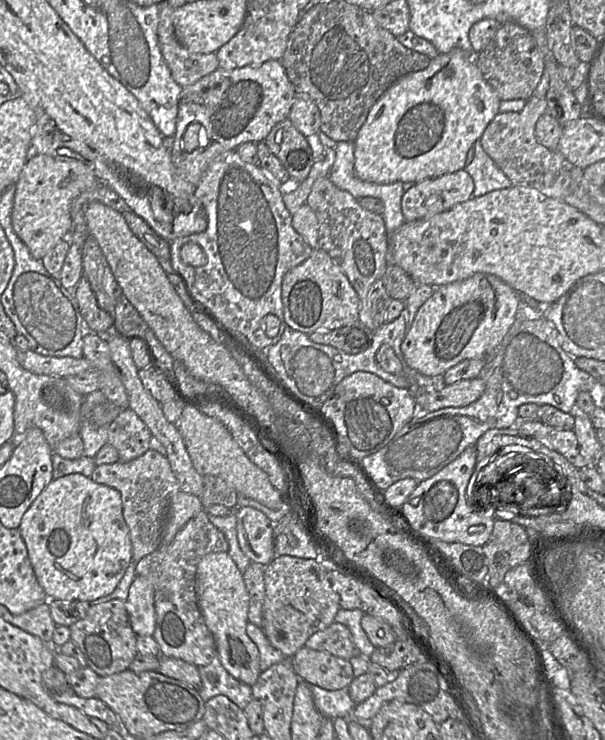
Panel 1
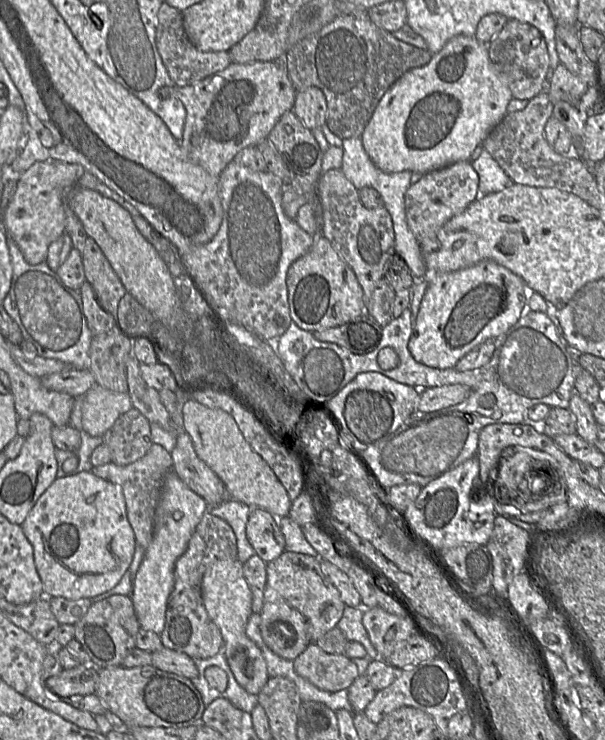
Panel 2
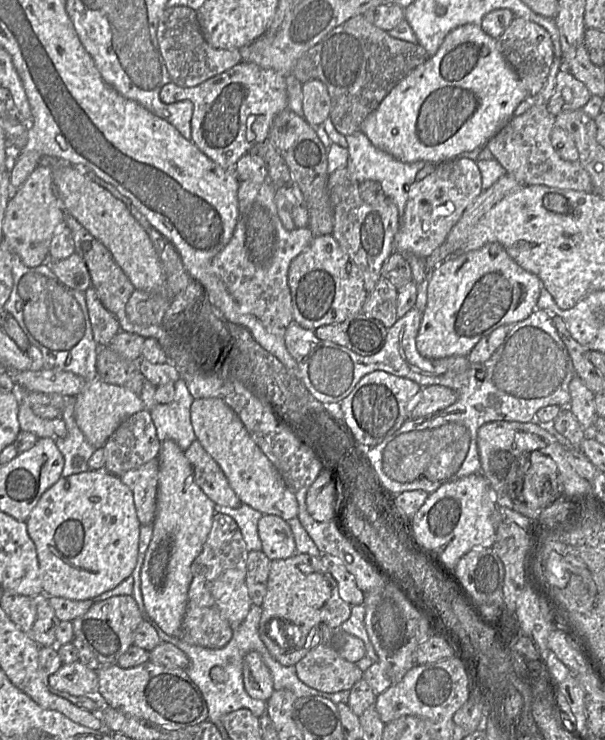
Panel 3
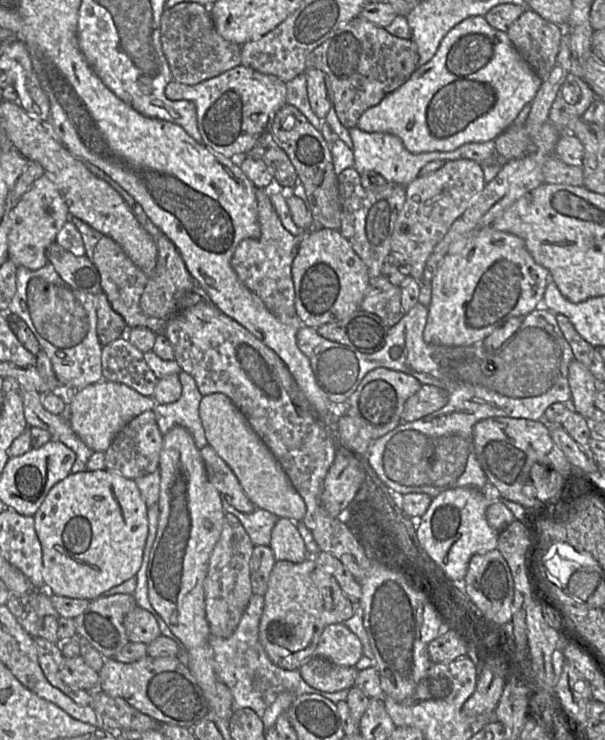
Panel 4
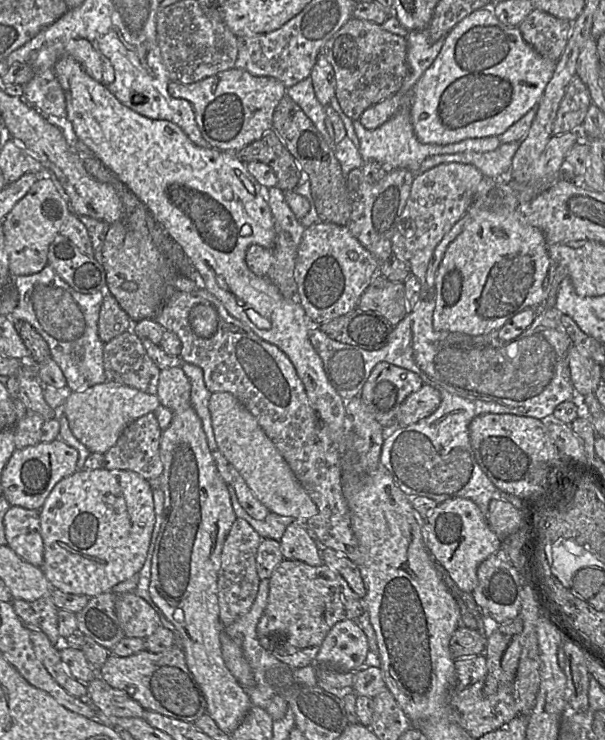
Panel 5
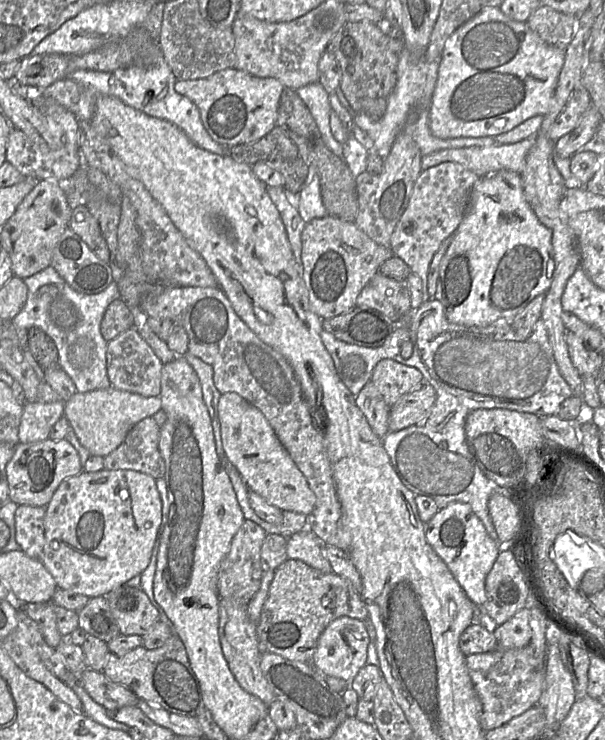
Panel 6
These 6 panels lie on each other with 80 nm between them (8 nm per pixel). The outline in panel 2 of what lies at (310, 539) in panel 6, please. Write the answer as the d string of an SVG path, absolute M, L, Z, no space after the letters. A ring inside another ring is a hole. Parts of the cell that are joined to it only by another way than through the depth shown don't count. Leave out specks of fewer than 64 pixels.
M252 508L246 526L246 535L256 555L267 564L286 550L279 519L262 508Z

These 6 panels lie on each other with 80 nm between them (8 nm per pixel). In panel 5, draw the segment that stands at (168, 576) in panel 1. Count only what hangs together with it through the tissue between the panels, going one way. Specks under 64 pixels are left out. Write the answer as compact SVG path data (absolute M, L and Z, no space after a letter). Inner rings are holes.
M237 517L227 535L221 554L217 584L219 618L223 627L233 624L246 614L256 599L261 581L257 573L256 557L262 539L257 531L240 517Z

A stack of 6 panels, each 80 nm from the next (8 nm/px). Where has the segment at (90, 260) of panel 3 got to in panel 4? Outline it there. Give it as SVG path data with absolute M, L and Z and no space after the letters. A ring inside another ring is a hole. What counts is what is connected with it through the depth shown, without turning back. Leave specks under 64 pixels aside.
M102 236L90 260L99 272L102 292L106 295L113 310L124 319L128 329L147 327L157 334L164 333L166 319L150 317L140 307L140 298L149 276L132 262L117 242L110 237Z

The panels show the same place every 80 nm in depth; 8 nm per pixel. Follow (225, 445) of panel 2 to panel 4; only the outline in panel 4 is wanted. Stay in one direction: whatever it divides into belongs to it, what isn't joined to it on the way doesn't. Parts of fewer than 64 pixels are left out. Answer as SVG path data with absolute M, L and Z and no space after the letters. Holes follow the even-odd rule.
M223 393L203 396L199 415L208 444L229 465L244 492L256 508L267 510L279 518L294 522L303 520L306 504L289 477L261 438L255 433L244 414Z

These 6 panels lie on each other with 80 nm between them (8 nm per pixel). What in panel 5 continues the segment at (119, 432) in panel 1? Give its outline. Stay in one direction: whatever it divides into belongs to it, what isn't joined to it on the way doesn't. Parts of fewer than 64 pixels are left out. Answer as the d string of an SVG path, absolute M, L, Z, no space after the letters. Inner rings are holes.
M150 412L130 423L104 455L109 470L131 470L150 480L160 478L163 462L160 444L163 430Z

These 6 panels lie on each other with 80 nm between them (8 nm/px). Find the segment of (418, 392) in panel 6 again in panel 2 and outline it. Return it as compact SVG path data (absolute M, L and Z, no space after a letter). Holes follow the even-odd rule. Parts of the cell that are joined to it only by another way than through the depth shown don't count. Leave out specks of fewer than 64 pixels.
M462 384L437 386L420 390L419 412L436 412L459 404L470 395L470 388Z

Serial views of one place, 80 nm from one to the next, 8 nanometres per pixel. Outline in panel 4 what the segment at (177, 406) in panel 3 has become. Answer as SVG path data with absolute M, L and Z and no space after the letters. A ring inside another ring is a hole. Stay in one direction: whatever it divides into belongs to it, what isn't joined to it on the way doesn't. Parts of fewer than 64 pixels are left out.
M183 371L178 375L182 385L180 398L174 403L157 404L153 412L163 436L174 426L183 426L189 430L196 446L201 449L209 445L199 415L199 405L203 395L191 375Z

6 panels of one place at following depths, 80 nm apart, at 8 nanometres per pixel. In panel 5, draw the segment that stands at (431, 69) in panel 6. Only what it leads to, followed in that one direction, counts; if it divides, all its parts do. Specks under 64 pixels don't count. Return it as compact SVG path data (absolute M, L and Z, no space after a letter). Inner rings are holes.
M427 26L422 30L409 31L406 39L408 72L398 92L410 94L416 82L439 54L444 38L431 42ZM406 105L402 106L392 118L376 129L366 129L360 123L360 120L354 121L353 127L359 140L358 149L363 161L377 161L385 168L386 172L392 169L403 168L417 173L421 163L433 155L465 152L484 153L494 151L501 145L498 136L471 138L447 145L421 143L414 133L410 108Z

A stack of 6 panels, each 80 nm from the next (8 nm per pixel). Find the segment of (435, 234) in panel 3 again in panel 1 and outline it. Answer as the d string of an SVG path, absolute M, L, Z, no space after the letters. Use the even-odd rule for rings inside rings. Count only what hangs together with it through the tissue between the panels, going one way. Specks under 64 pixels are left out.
M464 170L415 183L402 196L406 221L430 218L473 197L474 181Z

